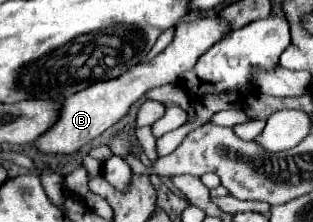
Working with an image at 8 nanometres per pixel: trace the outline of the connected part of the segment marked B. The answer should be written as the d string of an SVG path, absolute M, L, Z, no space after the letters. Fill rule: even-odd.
M218 16L198 18L190 24L180 24L176 28L176 38L172 40L172 44L162 54L158 54L152 62L138 64L138 66L130 68L130 72L124 72L118 80L106 80L102 84L92 84L90 88L66 98L62 108L60 108L60 116L56 118L56 124L52 128L48 128L48 132L38 136L38 140L32 142L32 146L38 148L42 154L72 154L72 152L78 152L84 144L92 142L104 130L108 130L112 124L116 124L128 112L128 108L146 94L146 90L162 86L162 84L178 82L178 78L186 70L190 70L196 64L196 60L214 42L218 42L226 34L228 34L228 24Z

